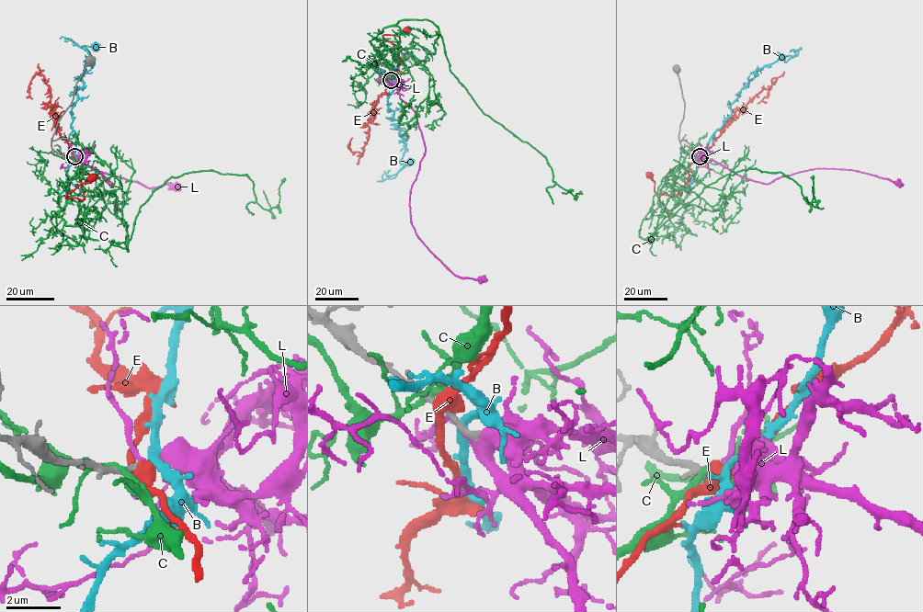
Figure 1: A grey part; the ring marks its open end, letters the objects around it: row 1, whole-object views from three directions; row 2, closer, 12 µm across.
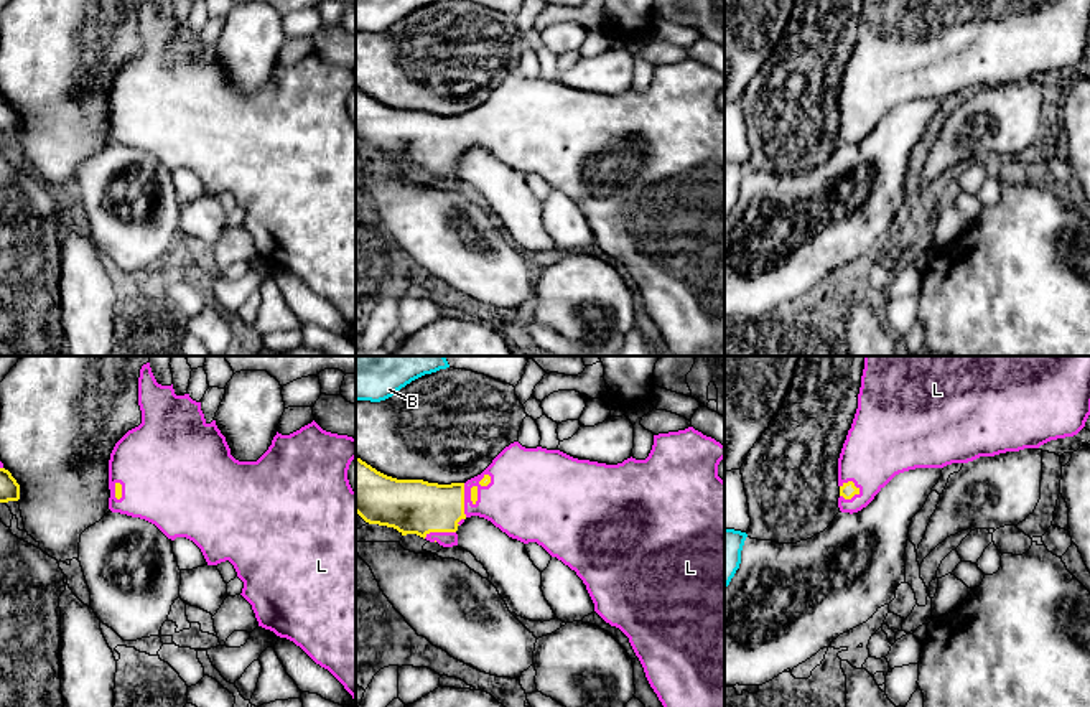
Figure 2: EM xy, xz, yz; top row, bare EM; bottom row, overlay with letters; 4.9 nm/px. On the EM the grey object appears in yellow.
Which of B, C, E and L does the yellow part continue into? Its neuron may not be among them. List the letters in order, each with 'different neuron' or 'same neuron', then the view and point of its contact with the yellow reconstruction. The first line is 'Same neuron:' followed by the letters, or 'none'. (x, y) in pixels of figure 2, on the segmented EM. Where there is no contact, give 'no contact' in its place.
Same neuron: L
B: different neuron; no contact
C: different neuron; no contact
E: different neuron; no contact
L: same neuron; meets yellow in yz at (850, 498)

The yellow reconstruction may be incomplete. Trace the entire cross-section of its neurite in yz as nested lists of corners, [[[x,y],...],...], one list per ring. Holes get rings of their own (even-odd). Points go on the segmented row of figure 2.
[[[864,356],[864,369],[858,394],[858,409],[838,458],[838,508],[858,513],[899,473],[915,468],[943,468],[968,463],[980,457],[1039,448],[1041,445],[1077,435],[1090,415],[1090,356]]]

